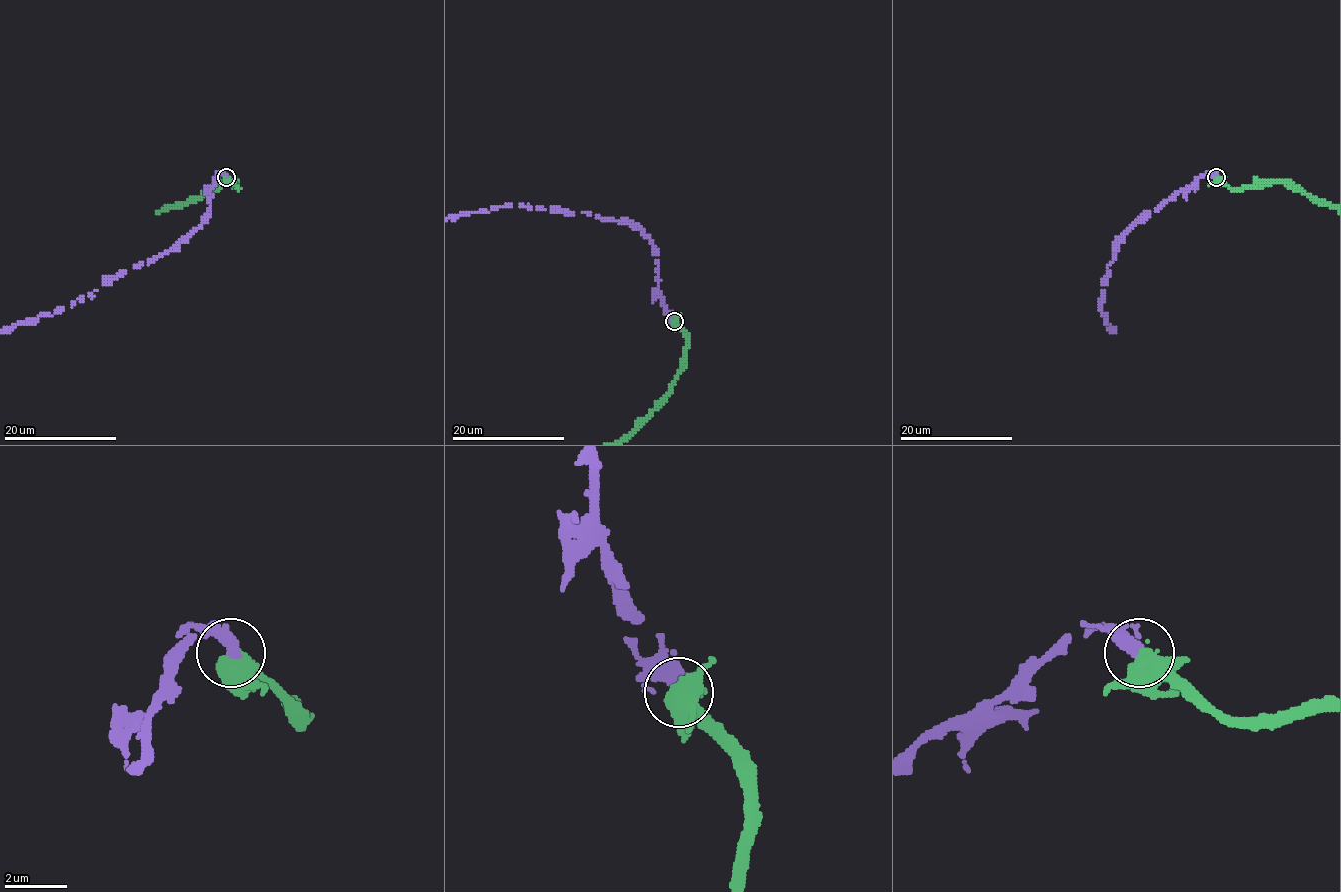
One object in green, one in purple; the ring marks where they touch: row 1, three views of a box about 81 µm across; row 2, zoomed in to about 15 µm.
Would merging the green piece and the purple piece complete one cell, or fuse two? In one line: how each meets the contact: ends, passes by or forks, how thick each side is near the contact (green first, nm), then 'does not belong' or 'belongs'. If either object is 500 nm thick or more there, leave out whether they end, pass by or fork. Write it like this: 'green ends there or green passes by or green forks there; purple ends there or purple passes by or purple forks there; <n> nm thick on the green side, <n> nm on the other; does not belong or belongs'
green forks there; purple ends there; 480 nm thick on the green side, 480 nm on the other; belongs

